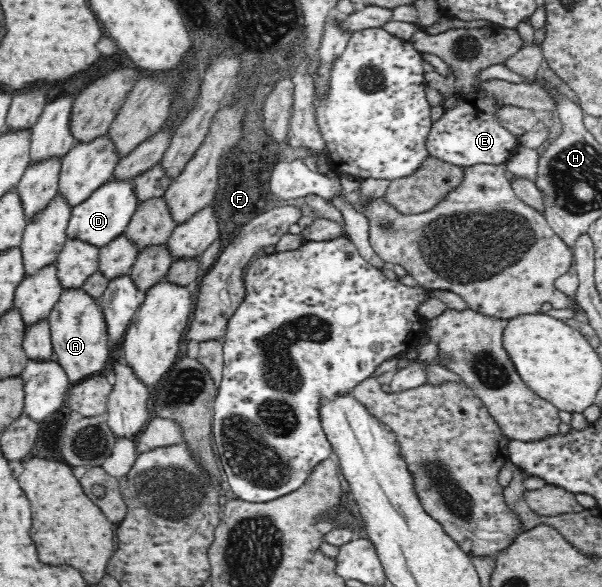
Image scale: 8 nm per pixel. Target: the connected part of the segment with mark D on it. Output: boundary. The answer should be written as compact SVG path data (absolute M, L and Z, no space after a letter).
M112 176L109 181L98 187L96 191L92 191L88 199L72 208L67 227L68 237L77 237L98 248L104 247L127 229L127 225L130 223L138 204L135 187L133 187L133 178L118 179Z

